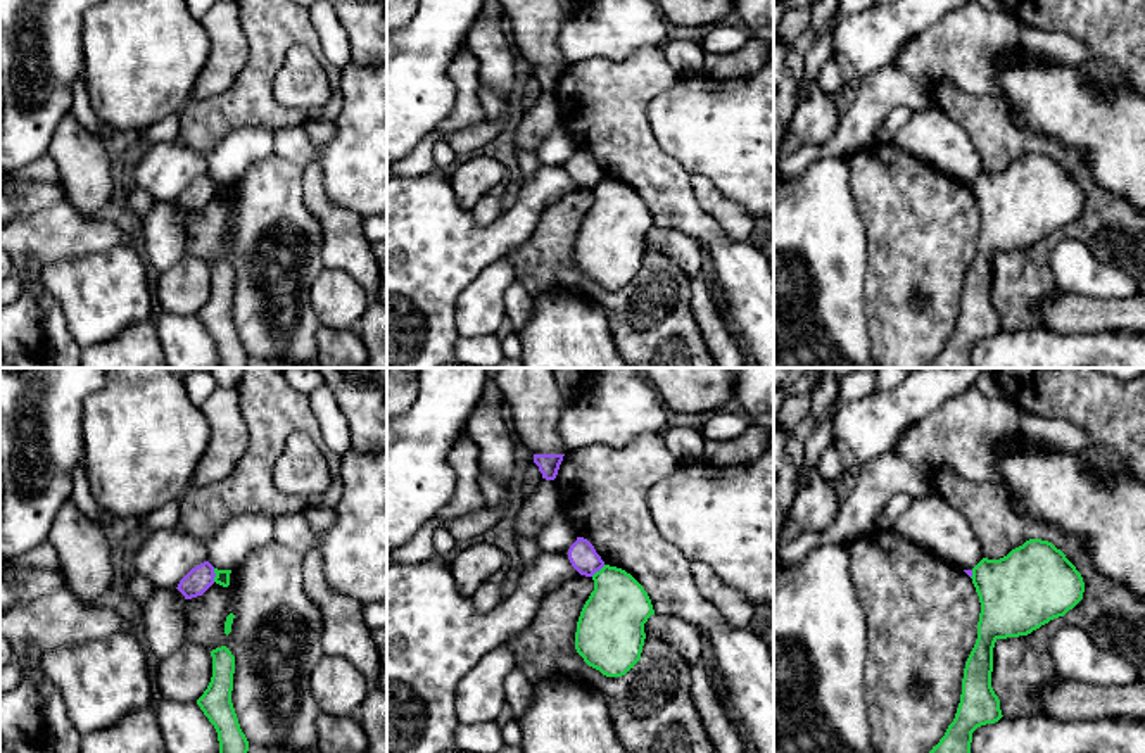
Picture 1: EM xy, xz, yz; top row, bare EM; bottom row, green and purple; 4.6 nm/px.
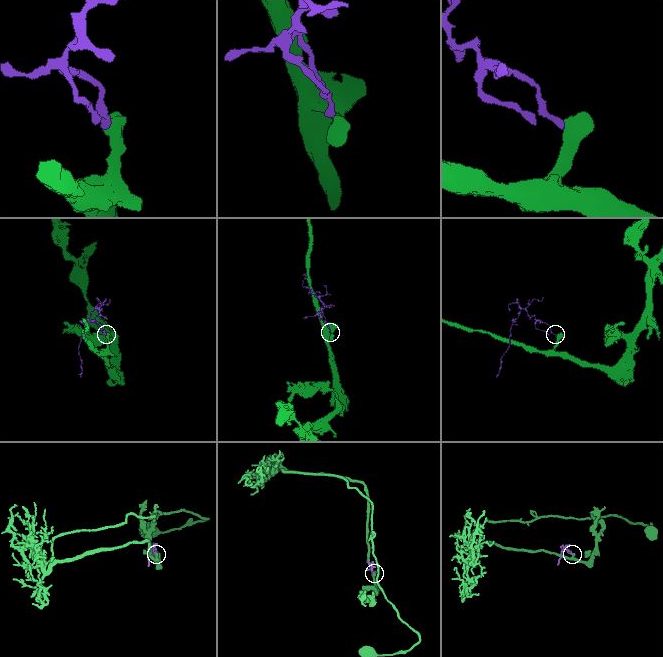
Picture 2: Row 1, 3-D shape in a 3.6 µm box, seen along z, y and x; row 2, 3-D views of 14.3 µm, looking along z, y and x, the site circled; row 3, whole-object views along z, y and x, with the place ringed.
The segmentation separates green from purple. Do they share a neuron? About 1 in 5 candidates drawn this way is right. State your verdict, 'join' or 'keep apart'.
keep apart

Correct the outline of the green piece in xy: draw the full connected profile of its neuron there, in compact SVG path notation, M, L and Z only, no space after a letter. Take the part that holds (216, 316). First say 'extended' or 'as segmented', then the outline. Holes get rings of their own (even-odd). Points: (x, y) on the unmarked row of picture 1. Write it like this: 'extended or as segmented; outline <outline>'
as segmented; outline M226 259L212 263L211 269L212 290L197 318L218 345L219 368L247 368L249 354L231 316L235 269Z

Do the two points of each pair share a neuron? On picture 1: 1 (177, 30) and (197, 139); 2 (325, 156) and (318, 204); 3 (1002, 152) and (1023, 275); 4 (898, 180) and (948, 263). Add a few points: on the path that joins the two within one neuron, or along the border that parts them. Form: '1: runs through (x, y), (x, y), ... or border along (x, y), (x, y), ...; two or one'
1: border along (189, 99), (180, 113); two
2: border along (311, 159), (320, 166), (325, 196), (349, 211); two
3: runs through (1049, 145), (1090, 189), (1090, 215), (1066, 234); one
4: runs through (902, 201), (923, 225), (923, 237), (928, 242); one

